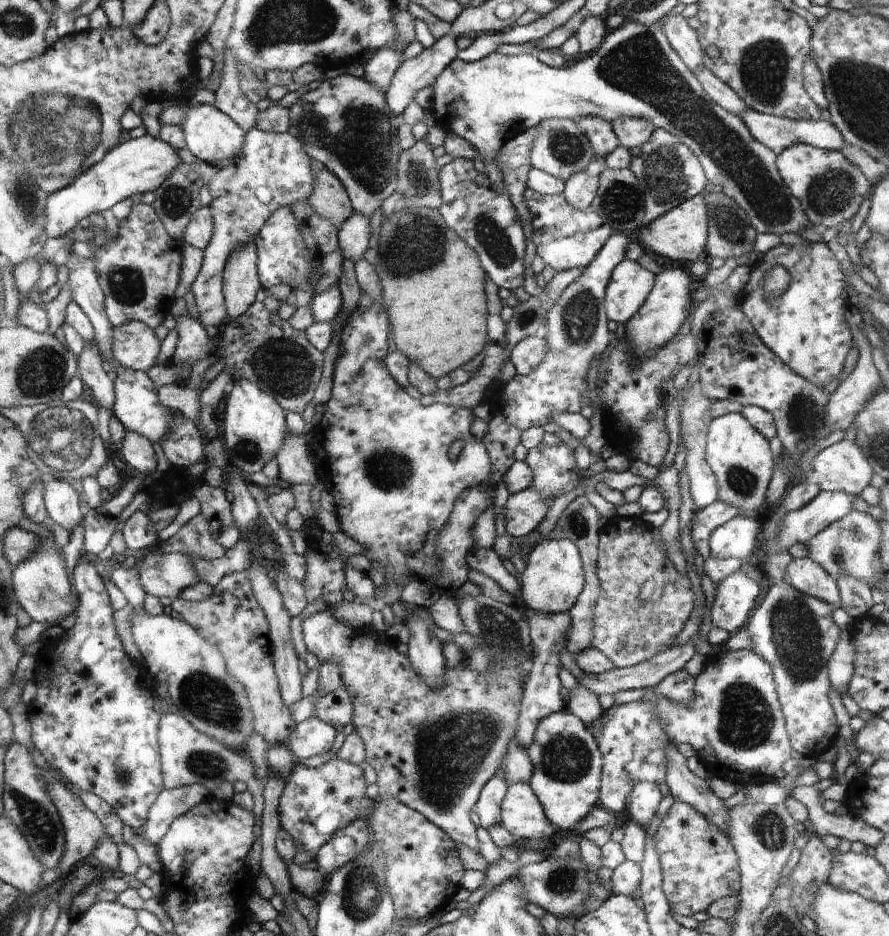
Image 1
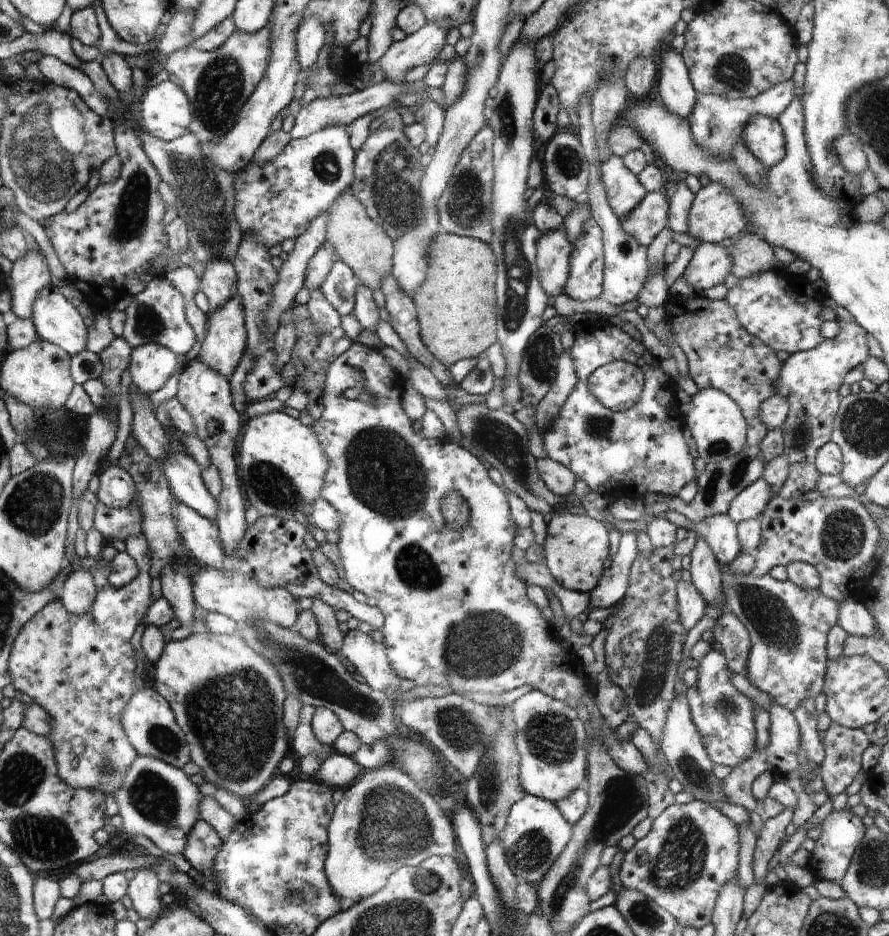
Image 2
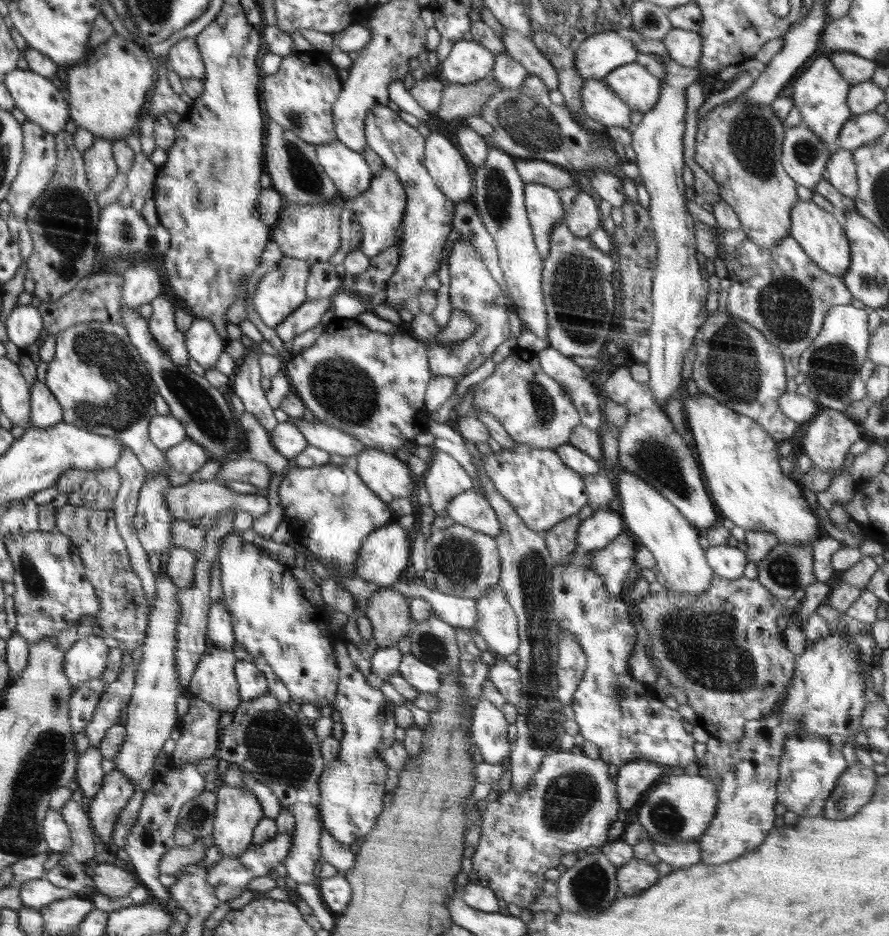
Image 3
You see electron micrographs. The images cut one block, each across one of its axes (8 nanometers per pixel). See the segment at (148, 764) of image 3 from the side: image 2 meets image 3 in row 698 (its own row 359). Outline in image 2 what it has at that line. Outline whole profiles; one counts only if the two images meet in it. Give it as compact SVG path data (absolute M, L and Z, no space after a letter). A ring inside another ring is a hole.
M146 344L132 350L128 370L131 384L142 394L149 395L163 388L170 377L179 371L178 358L160 344Z

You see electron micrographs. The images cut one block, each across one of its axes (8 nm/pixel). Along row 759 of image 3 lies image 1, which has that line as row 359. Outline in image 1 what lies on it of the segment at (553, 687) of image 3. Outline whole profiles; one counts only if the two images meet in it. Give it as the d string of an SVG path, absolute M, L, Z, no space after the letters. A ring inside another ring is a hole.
M536 335L527 336L518 342L508 359L514 364L517 374L528 375L542 364L547 348L546 339L538 338Z

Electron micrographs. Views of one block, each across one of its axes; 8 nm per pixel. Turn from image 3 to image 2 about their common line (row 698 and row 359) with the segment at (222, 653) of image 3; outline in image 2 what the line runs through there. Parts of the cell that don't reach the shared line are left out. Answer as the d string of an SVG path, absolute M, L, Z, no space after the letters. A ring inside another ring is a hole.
M236 294L226 300L226 304L222 304L219 308L208 313L206 338L202 344L198 344L193 355L204 364L208 364L208 368L220 372L227 379L231 378L236 366L240 363L247 344L247 331L245 326L245 310L242 305L242 298Z

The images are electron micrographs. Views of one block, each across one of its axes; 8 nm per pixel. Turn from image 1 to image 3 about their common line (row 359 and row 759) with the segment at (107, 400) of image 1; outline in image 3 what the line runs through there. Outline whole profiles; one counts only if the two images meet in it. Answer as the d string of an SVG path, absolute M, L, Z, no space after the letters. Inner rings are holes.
M88 747L84 754L78 757L78 780L79 789L82 790L84 807L92 802L92 799L101 790L104 784L105 773L102 771L100 762L102 754L98 748Z

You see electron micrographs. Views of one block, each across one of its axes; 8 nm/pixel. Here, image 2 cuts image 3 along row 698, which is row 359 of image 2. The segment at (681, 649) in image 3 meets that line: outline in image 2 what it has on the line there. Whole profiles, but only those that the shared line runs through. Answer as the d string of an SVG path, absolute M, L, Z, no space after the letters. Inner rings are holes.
M669 292L666 303L670 342L676 344L688 359L688 374L699 390L714 388L724 392L739 405L746 420L746 440L759 446L768 428L762 424L758 412L762 402L776 395L776 382L783 362L776 352L751 336L739 323L736 312L726 300L709 300L697 294L681 296Z

